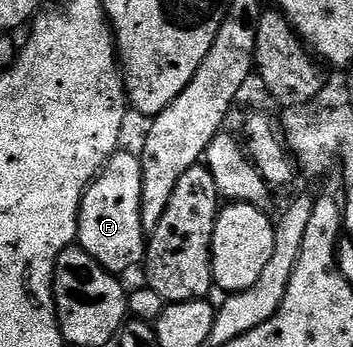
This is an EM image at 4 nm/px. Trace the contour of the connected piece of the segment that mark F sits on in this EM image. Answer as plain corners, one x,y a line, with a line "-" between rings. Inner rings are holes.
116,151
103,164
102,171
95,176
90,187
83,192
79,208
79,235
77,244
80,249
93,258
103,269
116,275
123,275
134,265
142,266
145,261
145,234
141,223
141,191
143,190
143,162
131,153

